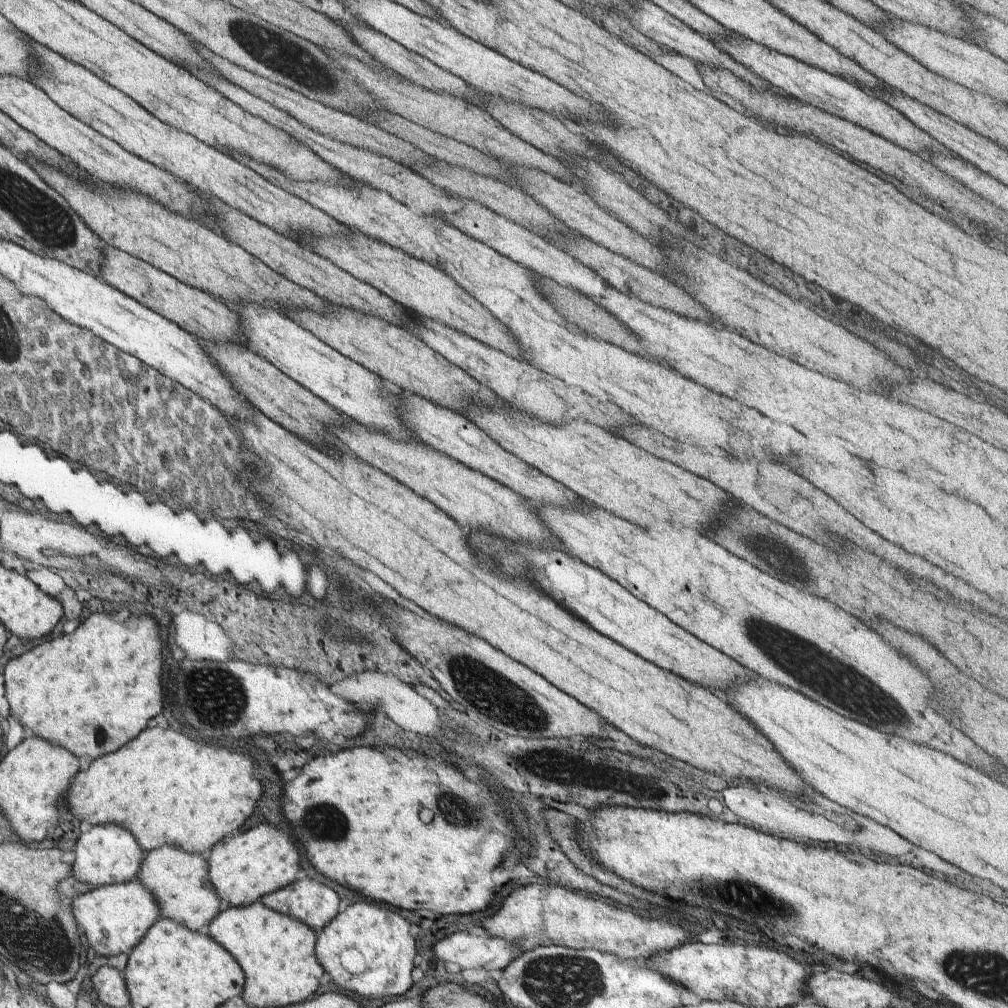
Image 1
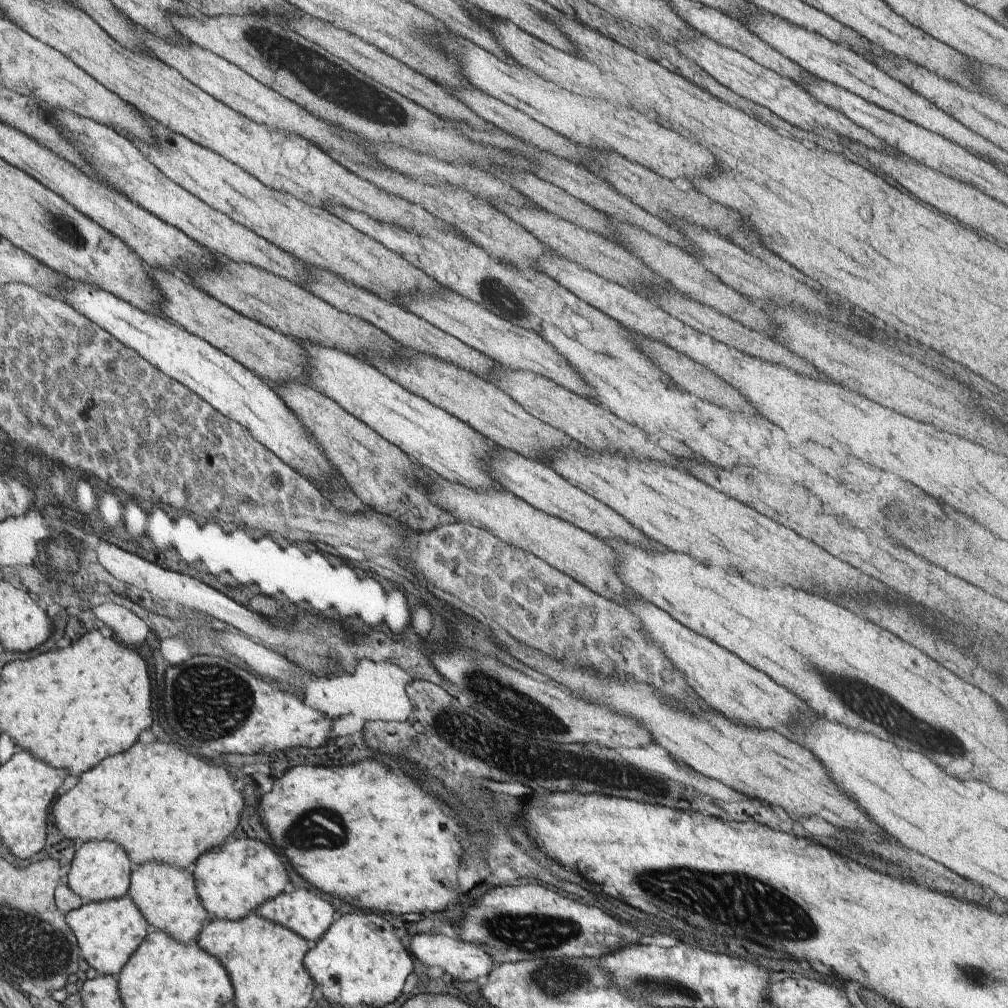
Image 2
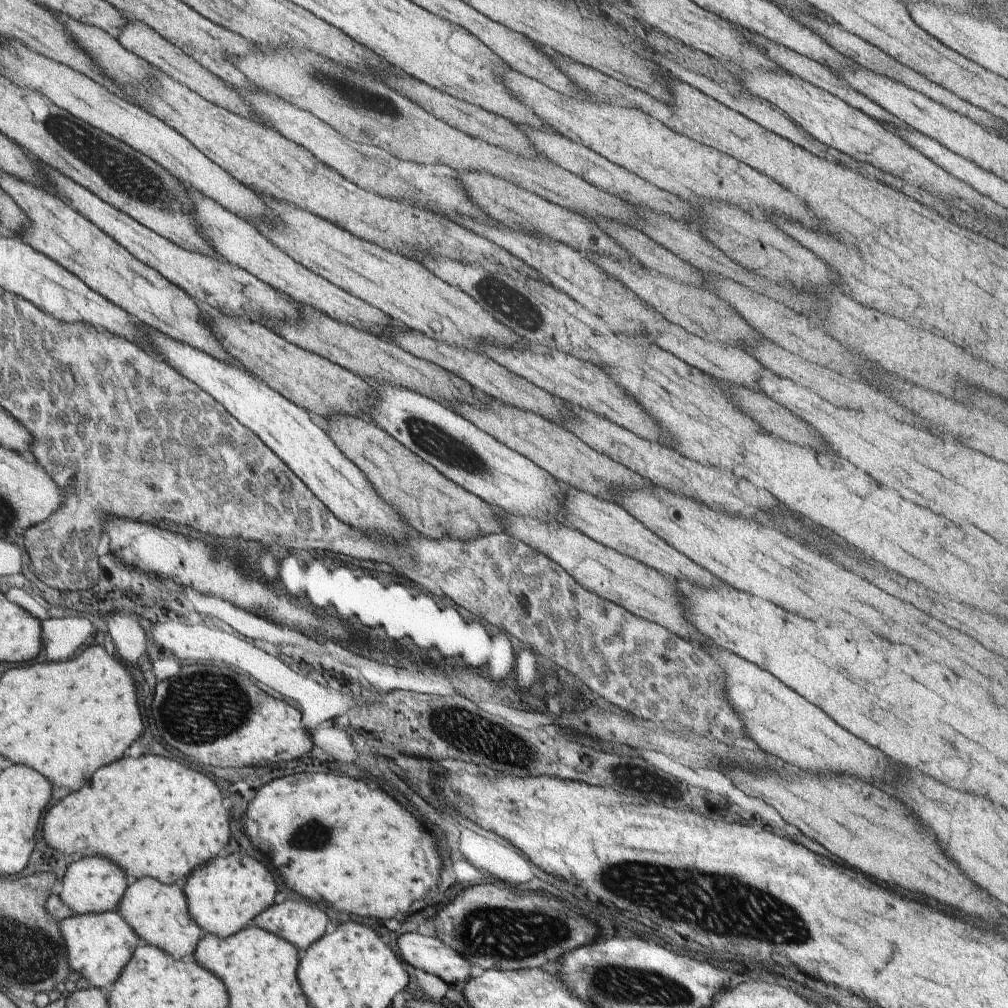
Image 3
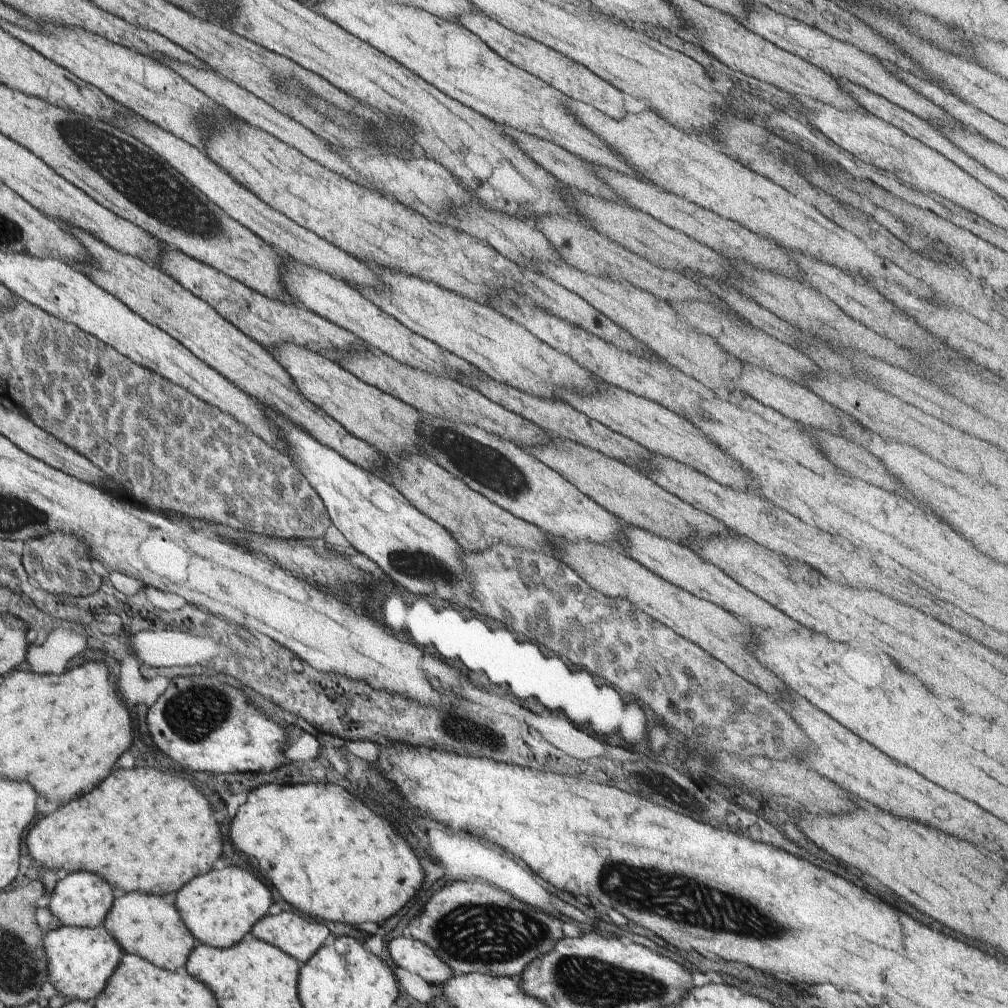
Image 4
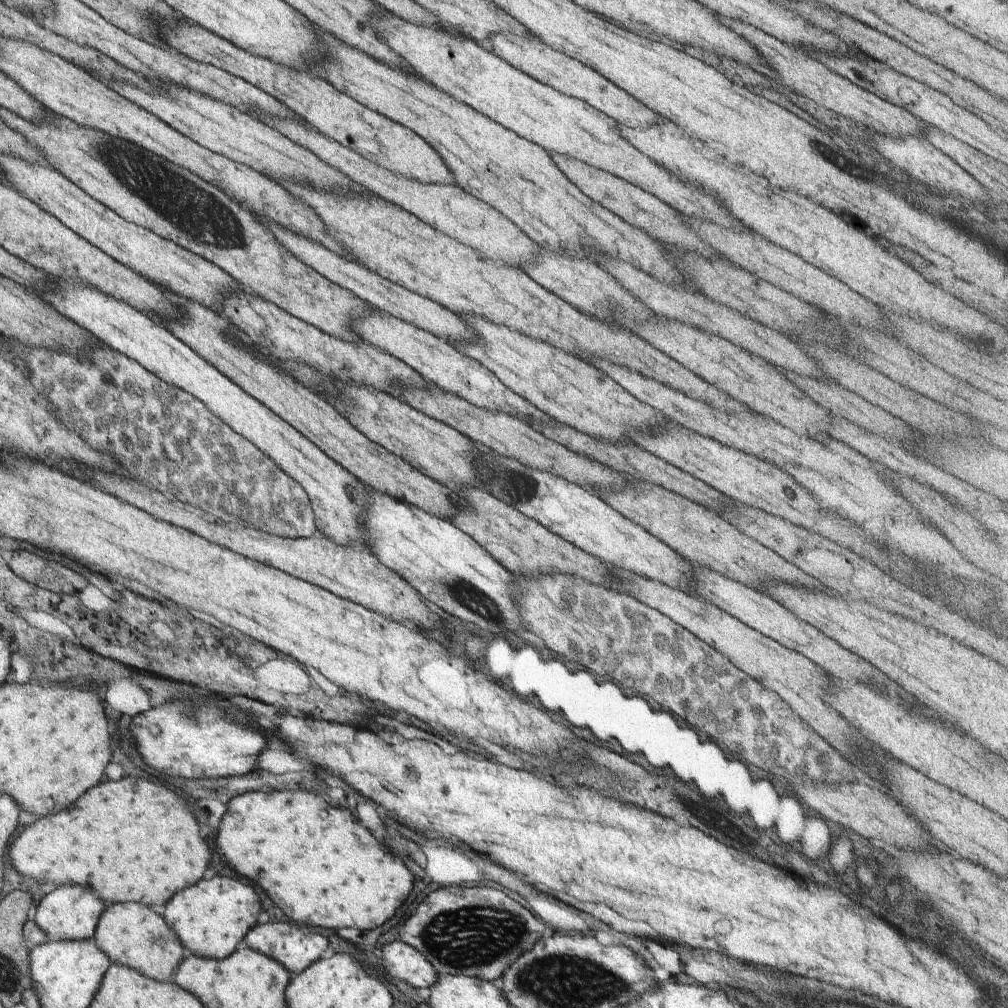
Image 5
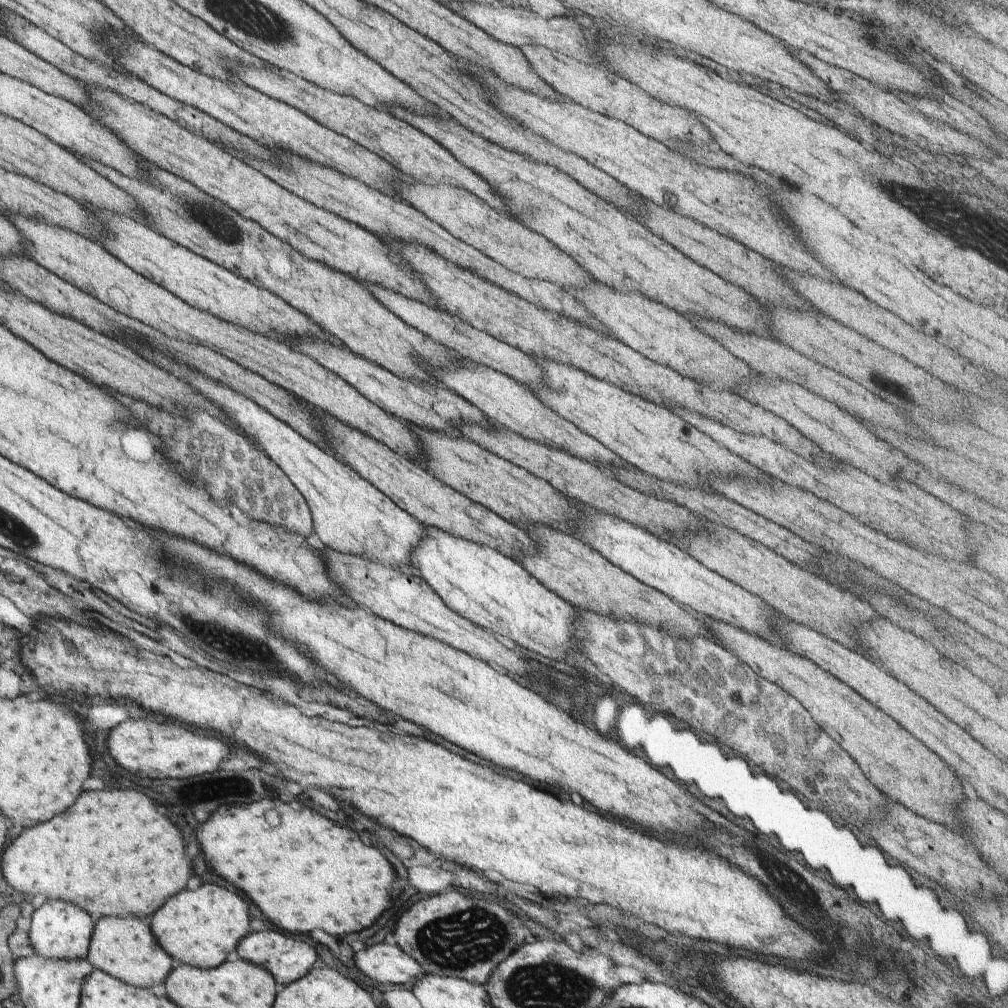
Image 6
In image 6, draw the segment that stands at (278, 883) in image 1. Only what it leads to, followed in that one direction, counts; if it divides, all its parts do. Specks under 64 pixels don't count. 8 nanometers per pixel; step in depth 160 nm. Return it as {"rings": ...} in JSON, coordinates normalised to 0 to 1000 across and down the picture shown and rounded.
{"rings":[[[200,876],[194,883],[175,887],[147,913],[157,935],[175,952],[175,956],[197,961],[218,958],[248,924],[246,897],[242,891],[222,879],[207,876]]]}

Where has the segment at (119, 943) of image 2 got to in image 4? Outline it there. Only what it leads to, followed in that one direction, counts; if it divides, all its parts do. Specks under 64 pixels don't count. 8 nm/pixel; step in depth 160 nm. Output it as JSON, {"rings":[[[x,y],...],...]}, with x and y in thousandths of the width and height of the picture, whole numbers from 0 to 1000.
{"rings":[[[63,920],[47,925],[44,929],[49,974],[58,987],[69,993],[93,994],[119,958],[123,942],[105,920]]]}

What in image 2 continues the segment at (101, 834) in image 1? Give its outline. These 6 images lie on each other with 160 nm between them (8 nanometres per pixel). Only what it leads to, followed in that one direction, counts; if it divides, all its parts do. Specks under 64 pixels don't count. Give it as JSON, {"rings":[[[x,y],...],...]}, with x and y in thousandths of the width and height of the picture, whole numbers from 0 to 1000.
{"rings":[[[85,834],[74,845],[66,867],[66,878],[73,887],[80,891],[83,898],[85,896],[118,892],[126,888],[133,862],[126,845],[117,836],[111,834]]]}

